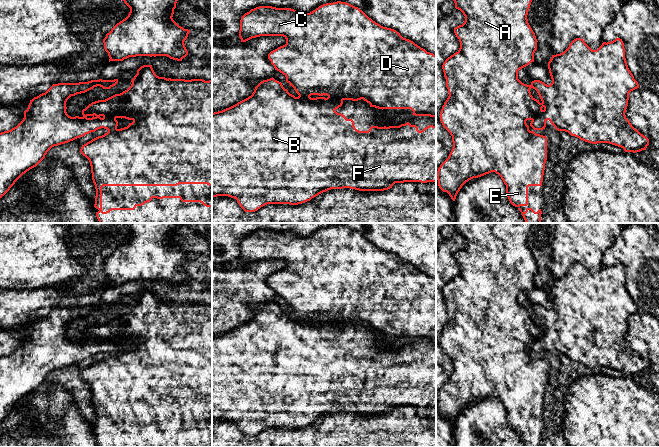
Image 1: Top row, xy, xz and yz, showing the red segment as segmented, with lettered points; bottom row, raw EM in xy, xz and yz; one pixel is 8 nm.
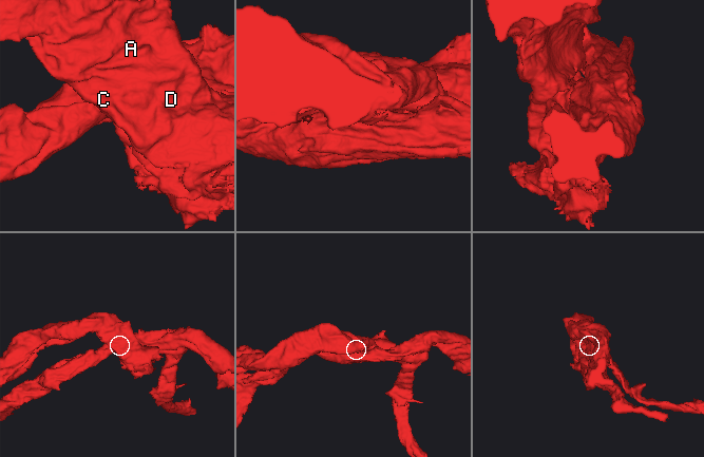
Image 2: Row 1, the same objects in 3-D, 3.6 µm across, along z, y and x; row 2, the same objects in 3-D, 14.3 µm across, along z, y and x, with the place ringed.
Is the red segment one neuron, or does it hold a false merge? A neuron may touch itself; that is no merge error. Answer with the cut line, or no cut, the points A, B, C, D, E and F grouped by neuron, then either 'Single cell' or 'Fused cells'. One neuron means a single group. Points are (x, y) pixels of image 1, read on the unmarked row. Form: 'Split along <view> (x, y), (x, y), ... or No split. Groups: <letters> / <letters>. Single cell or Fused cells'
Split along xz (328, 320), (334, 320), (342, 324). Groups: A C D E / B F. Fused cells

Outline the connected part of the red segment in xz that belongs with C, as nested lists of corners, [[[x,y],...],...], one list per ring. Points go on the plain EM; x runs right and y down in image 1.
[[[337,225],[323,228],[310,237],[300,237],[291,232],[259,230],[241,241],[239,261],[241,266],[246,266],[260,260],[283,260],[286,263],[286,268],[271,275],[268,283],[300,320],[363,323],[370,331],[382,334],[411,333],[415,340],[436,341],[436,279],[403,262],[396,254],[376,247],[358,231]]]

